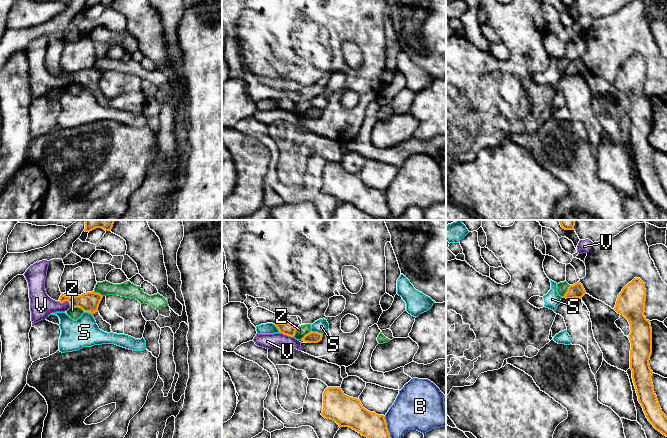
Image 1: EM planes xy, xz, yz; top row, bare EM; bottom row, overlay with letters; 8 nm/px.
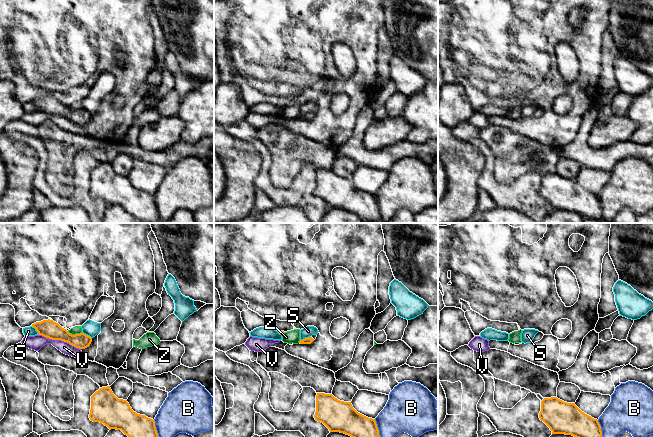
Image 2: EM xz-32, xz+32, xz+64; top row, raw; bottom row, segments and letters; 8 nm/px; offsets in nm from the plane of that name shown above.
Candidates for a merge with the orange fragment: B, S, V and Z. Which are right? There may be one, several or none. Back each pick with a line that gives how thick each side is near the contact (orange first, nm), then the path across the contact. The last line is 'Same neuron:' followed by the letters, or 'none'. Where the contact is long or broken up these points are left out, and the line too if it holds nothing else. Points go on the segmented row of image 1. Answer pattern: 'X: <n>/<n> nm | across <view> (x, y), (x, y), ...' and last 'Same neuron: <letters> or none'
Same neuron: none

